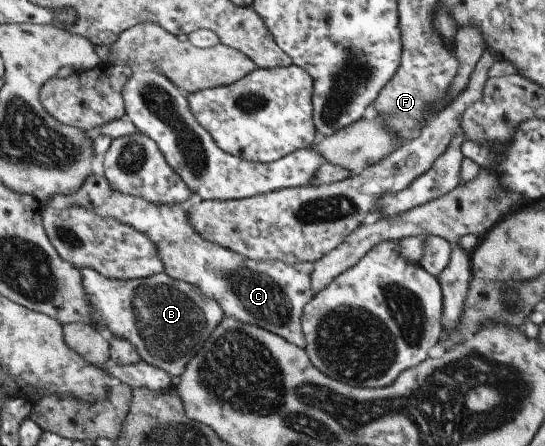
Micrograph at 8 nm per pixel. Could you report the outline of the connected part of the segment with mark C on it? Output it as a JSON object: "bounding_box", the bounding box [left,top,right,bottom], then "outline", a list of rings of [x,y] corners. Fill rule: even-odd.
{"bounding_box":[47,174,314,349],"outline":[[[92,174],[76,194],[71,196],[57,195],[47,206],[59,210],[81,207],[96,212],[99,216],[120,220],[120,223],[132,226],[139,232],[147,234],[155,243],[158,255],[164,262],[164,272],[170,277],[198,286],[206,295],[215,299],[223,307],[226,316],[279,335],[282,339],[303,349],[306,337],[302,332],[302,311],[314,294],[310,285],[310,272],[313,268],[313,262],[285,264],[278,260],[250,259],[200,235],[189,222],[187,211],[184,211],[181,204],[161,206],[141,197],[121,194],[111,186],[105,175]]]}

